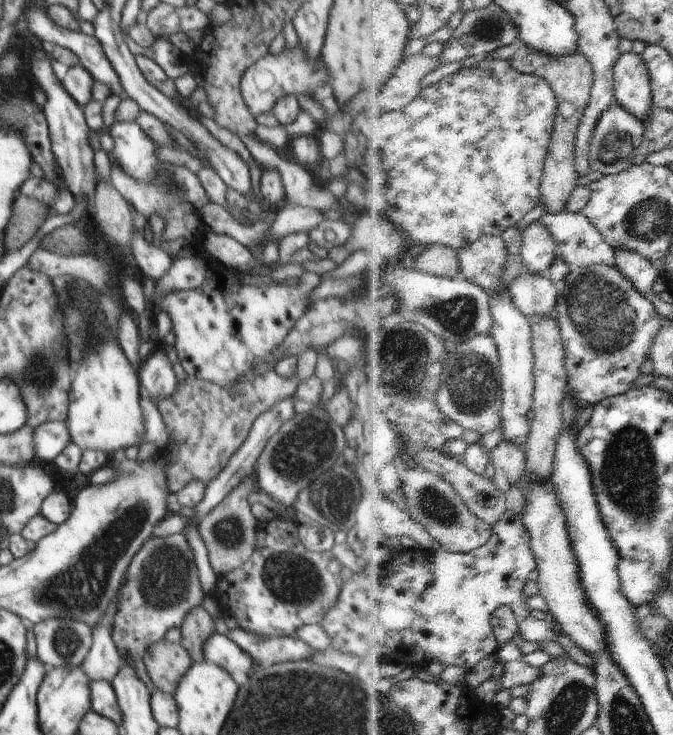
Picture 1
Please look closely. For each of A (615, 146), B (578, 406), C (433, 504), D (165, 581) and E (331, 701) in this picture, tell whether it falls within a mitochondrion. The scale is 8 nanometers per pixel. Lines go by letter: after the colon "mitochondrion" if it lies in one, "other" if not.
A: mitochondrion
B: other
C: mitochondrion
D: mitochondrion
E: mitochondrion

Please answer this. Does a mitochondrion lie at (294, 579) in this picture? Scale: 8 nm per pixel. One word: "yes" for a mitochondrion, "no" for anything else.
yes

